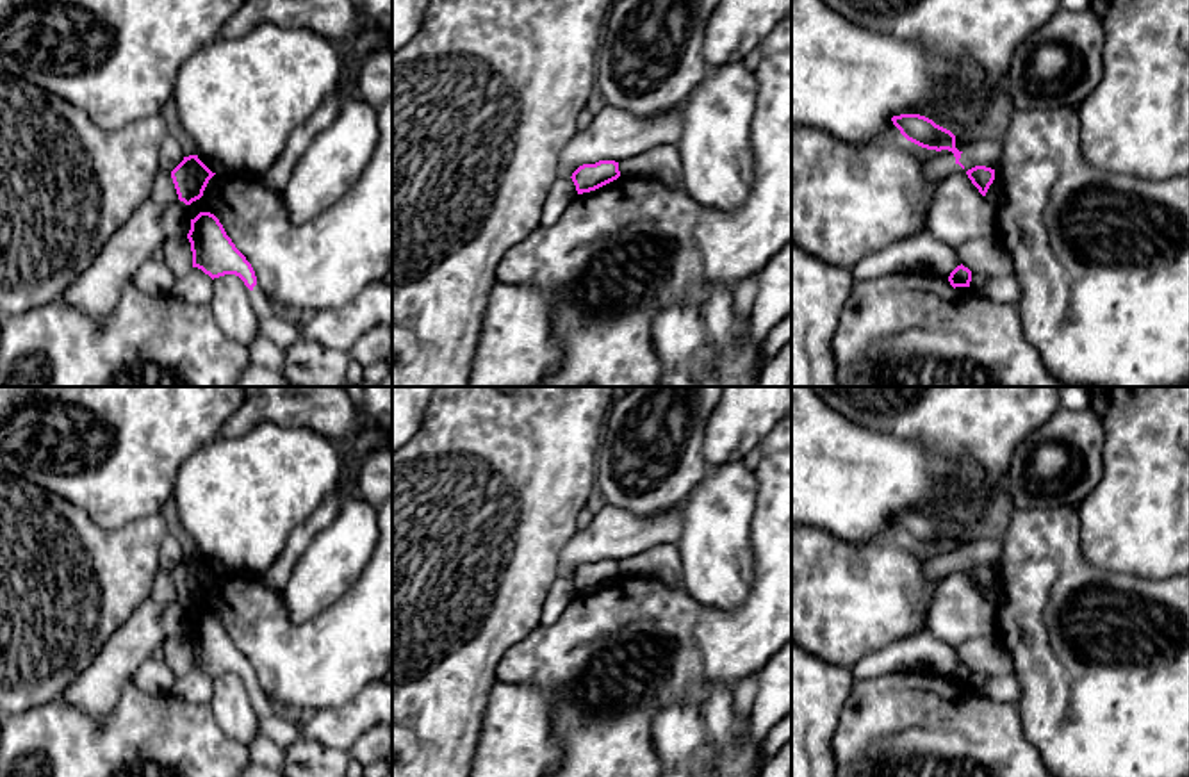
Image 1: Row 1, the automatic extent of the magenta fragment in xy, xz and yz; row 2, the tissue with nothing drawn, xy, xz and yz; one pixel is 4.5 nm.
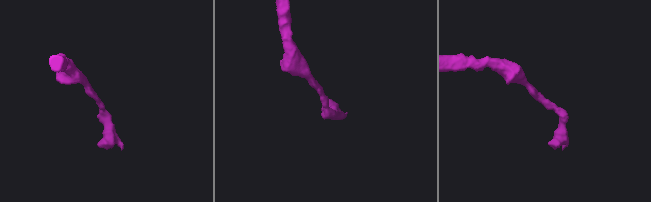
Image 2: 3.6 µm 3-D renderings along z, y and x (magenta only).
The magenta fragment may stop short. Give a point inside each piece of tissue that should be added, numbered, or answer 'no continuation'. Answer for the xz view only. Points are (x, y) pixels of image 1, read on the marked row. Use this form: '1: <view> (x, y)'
no continuation

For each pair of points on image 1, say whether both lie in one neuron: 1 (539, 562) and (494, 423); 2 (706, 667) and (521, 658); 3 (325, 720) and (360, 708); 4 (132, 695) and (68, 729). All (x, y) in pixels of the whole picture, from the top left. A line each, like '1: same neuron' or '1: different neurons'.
1: same neuron
2: same neuron
3: same neuron
4: same neuron

